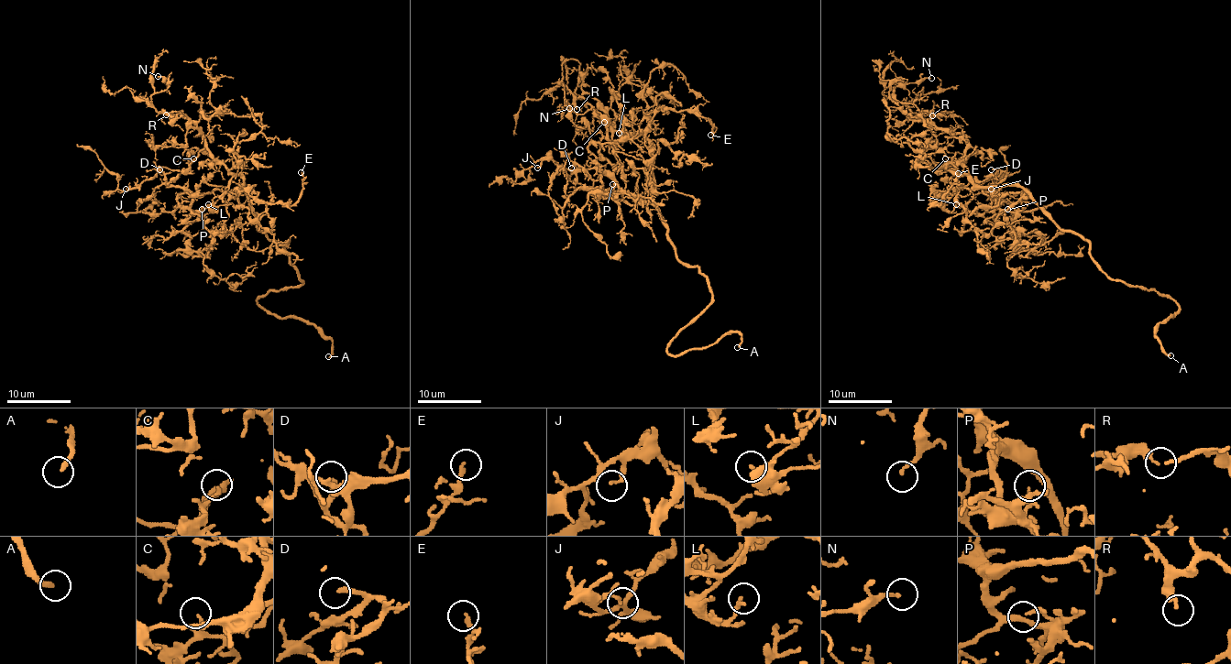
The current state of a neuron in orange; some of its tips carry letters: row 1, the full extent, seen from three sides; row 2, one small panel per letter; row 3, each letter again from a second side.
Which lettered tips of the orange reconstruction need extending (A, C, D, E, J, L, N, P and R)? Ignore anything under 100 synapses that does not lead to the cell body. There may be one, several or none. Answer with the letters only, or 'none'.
A, D

